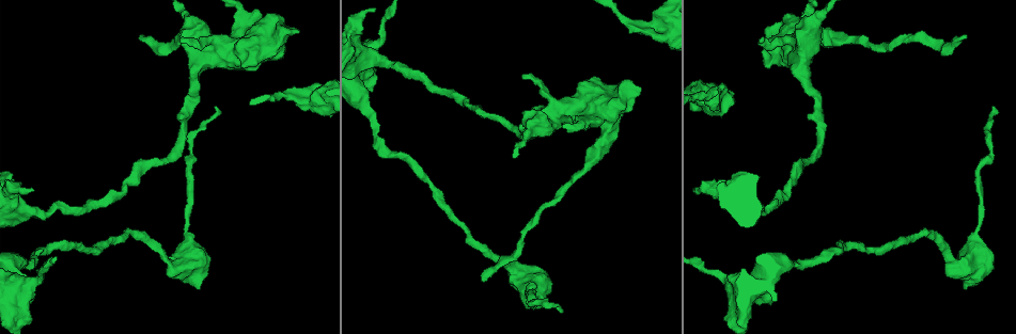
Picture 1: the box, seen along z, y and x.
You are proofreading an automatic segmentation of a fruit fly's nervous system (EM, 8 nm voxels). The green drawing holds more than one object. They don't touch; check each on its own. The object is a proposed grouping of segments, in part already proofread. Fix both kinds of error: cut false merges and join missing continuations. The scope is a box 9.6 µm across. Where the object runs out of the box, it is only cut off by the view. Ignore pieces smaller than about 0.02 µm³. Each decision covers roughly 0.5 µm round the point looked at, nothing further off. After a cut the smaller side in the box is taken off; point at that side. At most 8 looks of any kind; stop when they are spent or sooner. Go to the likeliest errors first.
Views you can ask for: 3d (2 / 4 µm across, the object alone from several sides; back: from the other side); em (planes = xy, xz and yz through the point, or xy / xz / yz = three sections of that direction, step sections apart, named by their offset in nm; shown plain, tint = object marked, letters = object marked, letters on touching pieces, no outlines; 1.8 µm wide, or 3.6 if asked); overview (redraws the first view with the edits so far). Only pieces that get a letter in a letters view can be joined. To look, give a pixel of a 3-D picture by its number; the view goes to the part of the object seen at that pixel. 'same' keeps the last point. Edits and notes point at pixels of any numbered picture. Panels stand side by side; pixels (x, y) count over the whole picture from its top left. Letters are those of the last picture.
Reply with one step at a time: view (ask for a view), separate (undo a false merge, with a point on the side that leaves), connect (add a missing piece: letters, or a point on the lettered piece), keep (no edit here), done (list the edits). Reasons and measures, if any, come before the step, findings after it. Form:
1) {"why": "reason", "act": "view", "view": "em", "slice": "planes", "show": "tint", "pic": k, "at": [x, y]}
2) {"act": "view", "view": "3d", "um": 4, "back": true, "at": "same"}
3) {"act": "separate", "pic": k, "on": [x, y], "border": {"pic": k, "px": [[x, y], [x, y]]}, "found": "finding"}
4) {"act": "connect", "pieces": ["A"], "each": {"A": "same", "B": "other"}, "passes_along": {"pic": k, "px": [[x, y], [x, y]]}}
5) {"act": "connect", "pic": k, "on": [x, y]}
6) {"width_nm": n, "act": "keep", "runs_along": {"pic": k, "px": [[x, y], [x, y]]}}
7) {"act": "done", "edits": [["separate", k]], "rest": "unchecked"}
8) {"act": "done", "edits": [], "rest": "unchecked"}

{"why": "long arm stops here", "act": "view", "view": "em", "slice": "planes", "show": "letters", "pic": 1, "at": [482, 281]}

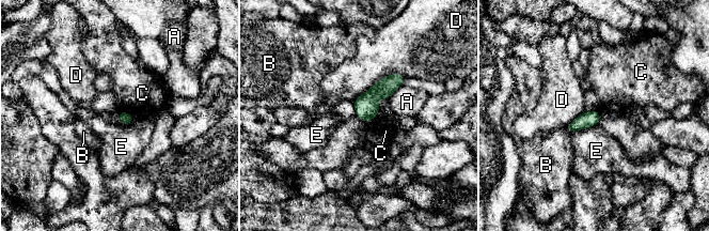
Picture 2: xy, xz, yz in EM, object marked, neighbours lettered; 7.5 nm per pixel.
{"act": "keep", "each": {"A": "other", "B": "other", "C": "other", "D": "other", "E": "other"}, "border": {"pic": 2, "px": [[597, 123], [576, 129], [572, 133]]}, "found": "no lettered piece goes on from it"}

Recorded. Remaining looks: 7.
{"why": "thick end", "act": "view", "view": "3d", "um": 4, "pic": 1, "at": [297, 31]}

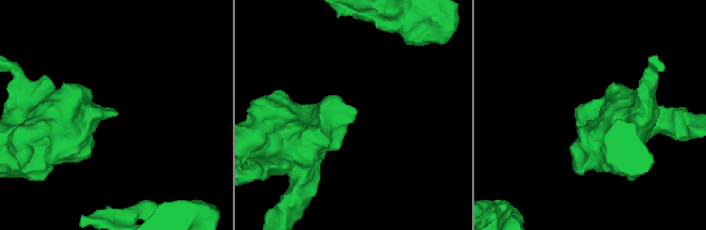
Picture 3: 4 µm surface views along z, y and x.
{"why": "need the tissue", "act": "view", "view": "em", "slice": "xy", "step": 8, "show": "letters", "pic": 3, "at": [357, 110]}

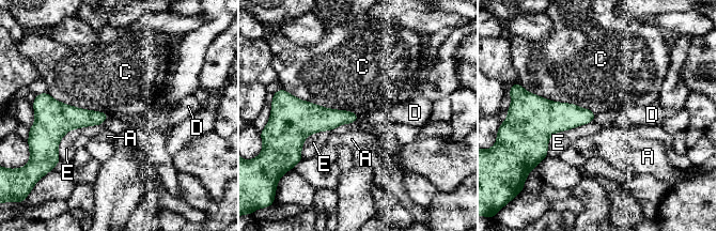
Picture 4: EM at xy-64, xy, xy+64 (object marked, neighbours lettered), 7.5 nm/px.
{"act": "keep", "each": {"A": "other", "C": "other", "D": "other", "E": "other"}, "border": {"pic": 4, "px": [[287, 92], [359, 117]]}, "found": "no lettered piece goes on from it"}

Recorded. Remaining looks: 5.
{"why": "thin end", "act": "view", "view": "em", "slice": "planes", "show": "letters", "pic": 1, "at": [994, 107]}

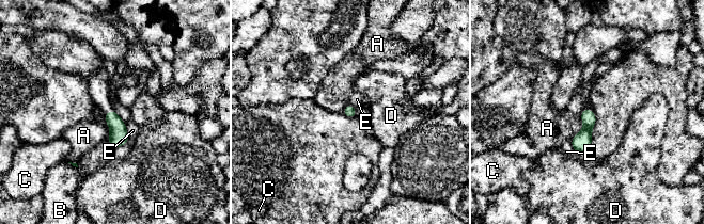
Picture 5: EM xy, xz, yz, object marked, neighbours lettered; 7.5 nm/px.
{"longest_contact_nm": ["A", 190], "act": "keep", "each": {"A": "other", "B": "other", "C": "other", "D": "other", "E": "other"}, "found": "none of them fits"}

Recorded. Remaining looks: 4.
{"act": "done", "edits": [], "rest": "unchecked"}

